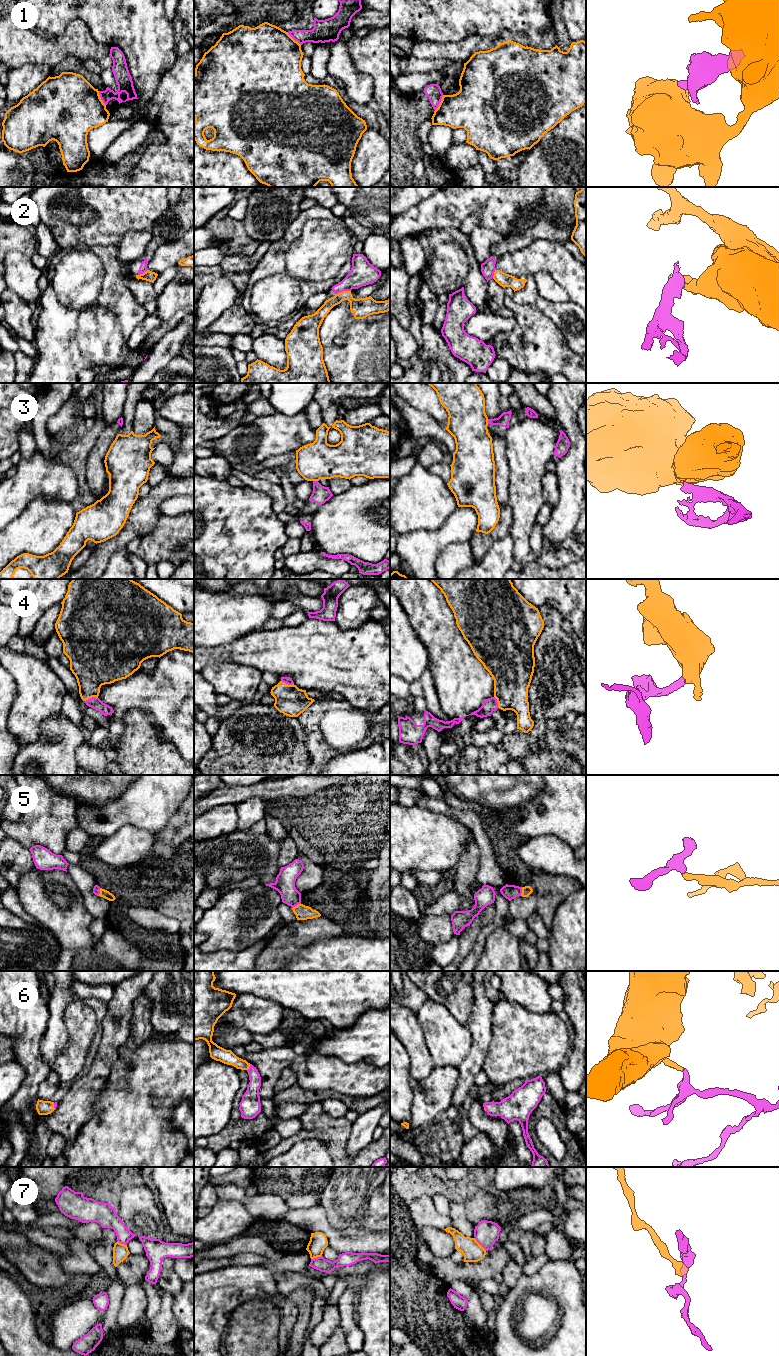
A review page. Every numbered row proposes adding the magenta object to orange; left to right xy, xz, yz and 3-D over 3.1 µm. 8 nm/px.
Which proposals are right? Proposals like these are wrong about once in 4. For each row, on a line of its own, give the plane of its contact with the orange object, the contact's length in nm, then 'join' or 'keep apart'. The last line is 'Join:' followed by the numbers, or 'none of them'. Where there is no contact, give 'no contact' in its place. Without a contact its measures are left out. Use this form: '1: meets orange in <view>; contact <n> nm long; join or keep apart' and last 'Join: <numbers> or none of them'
1: meets orange in yz; contact 140 nm long; keep apart
2: meets orange in xz; contact 120 nm long; keep apart
3: meets orange in xz; contact 40 nm long; keep apart
4: meets orange in xy; contact 110 nm long; join
5: meets orange in xz; contact 90 nm long; join
6: meets orange in xz; contact 60 nm long; join
7: meets orange in yz; contact 140 nm long; keep apart
Join: 4, 5, 6

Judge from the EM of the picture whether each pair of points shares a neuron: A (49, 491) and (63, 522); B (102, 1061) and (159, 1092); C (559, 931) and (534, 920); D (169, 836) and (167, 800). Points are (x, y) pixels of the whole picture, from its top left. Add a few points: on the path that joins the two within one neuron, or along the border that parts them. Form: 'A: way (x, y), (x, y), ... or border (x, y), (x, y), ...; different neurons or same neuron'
A: border (69, 502), (38, 496), (29, 503); different neurons
B: border (122, 1045), (105, 1089); different neurons
C: border (550, 930), (547, 937); different neurons
D: border (182, 802), (168, 822), (155, 833); different neurons

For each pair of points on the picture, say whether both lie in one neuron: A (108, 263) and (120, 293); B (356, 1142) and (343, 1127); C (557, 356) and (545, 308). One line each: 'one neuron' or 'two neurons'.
A: one neuron
B: two neurons
C: two neurons

